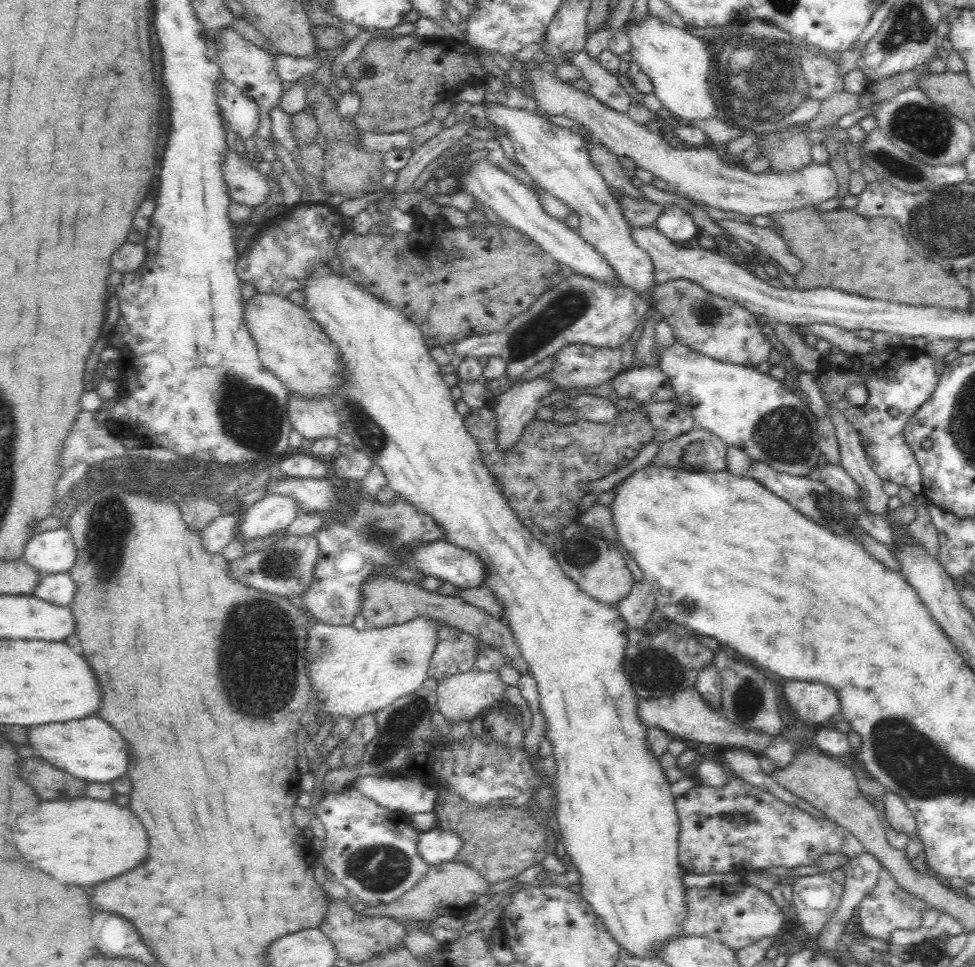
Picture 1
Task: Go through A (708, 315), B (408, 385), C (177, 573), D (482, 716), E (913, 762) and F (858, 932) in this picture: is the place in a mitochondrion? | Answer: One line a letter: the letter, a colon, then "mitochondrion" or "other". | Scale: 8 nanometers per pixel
A: mitochondrion
B: other
C: other
D: other
E: mitochondrion
F: other

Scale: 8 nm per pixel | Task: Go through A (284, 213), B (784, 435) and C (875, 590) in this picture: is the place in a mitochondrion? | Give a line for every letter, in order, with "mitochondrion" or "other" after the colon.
A: other
B: mitochondrion
C: other

